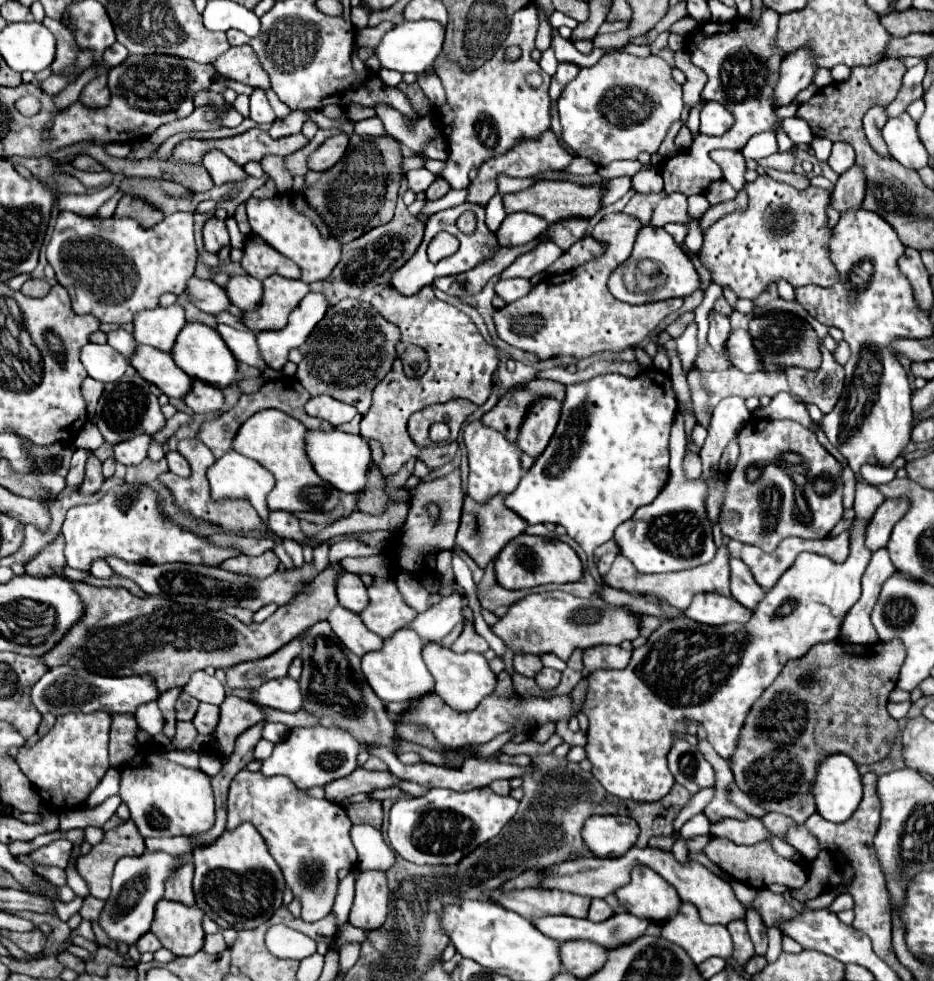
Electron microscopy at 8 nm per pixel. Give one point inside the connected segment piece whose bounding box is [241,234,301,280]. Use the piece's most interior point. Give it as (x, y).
(259, 260)

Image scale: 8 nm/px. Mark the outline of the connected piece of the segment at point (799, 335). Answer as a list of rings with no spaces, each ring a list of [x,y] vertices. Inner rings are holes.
[[[761,312],[749,320],[749,334],[753,338],[753,346],[759,350],[759,358],[763,362],[765,372],[785,370],[791,366],[817,370],[821,366],[821,352],[815,330],[797,314],[791,312]]]

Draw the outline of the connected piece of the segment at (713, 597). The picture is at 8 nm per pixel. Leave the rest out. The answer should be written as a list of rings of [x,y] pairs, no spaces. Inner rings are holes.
[[[713,592],[695,594],[689,608],[683,612],[685,616],[711,626],[721,626],[729,622],[747,622],[751,610],[743,608],[733,596],[721,596]]]

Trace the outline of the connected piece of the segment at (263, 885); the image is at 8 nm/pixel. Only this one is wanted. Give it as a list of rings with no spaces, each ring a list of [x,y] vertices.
[[[243,822],[235,830],[225,830],[211,846],[197,848],[193,852],[193,862],[195,902],[221,928],[257,928],[281,906],[285,890],[283,874],[253,824]]]

